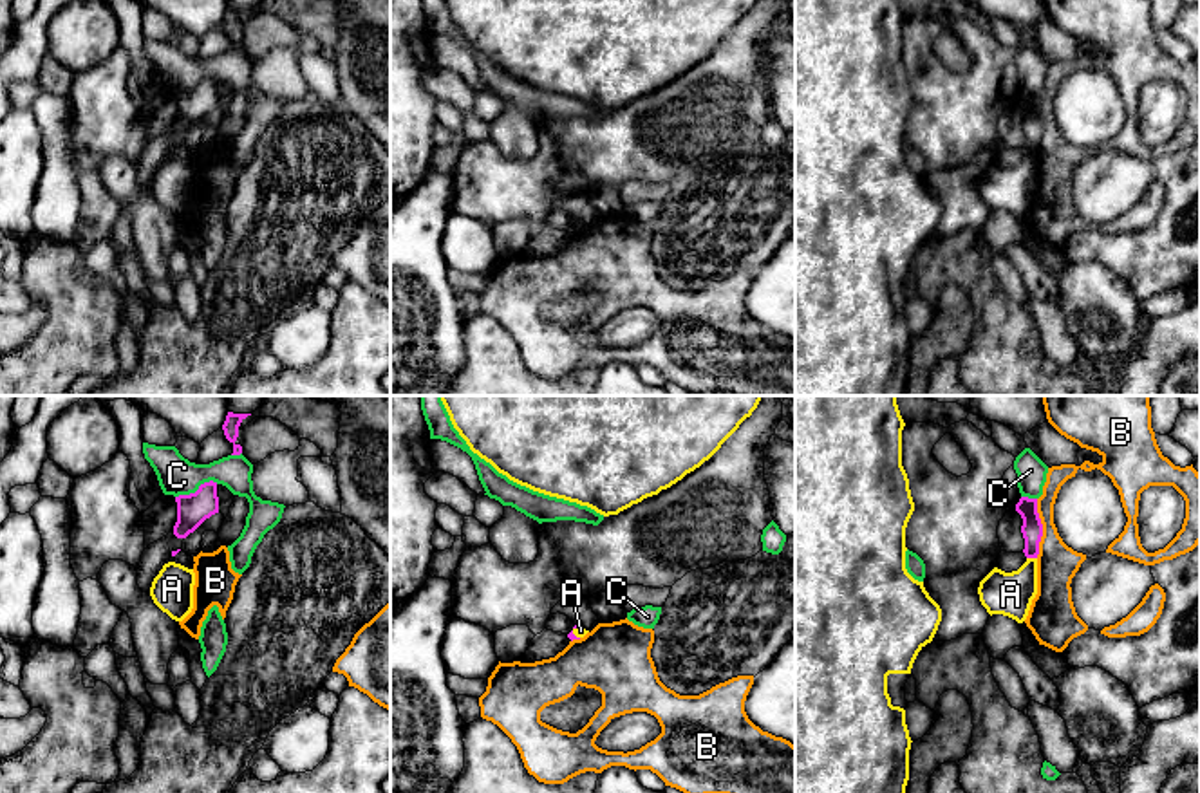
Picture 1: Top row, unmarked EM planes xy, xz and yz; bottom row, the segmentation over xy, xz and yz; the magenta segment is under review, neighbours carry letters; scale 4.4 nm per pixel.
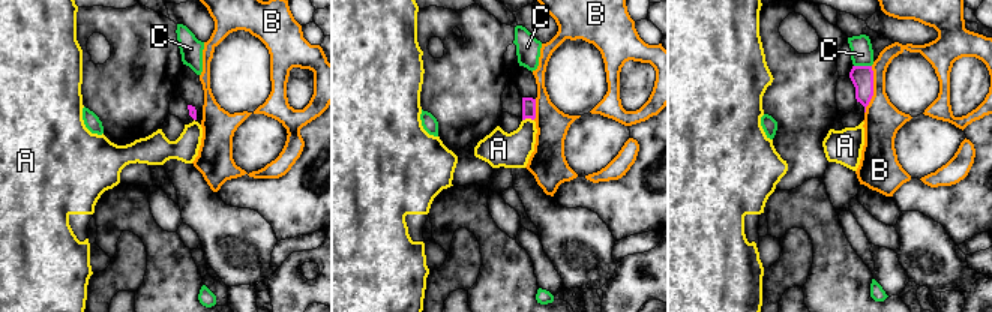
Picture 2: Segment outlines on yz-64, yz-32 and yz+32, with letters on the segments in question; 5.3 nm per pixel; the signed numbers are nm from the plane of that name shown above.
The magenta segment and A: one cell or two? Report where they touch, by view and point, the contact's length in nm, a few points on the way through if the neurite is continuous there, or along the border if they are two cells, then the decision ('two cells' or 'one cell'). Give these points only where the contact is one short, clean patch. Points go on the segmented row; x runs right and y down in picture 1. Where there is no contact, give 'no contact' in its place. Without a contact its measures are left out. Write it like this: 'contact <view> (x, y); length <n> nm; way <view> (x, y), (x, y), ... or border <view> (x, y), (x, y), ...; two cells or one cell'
contact yz (1032, 557); length 50 nm; border yz (1027, 557), (1036, 559); two cells

